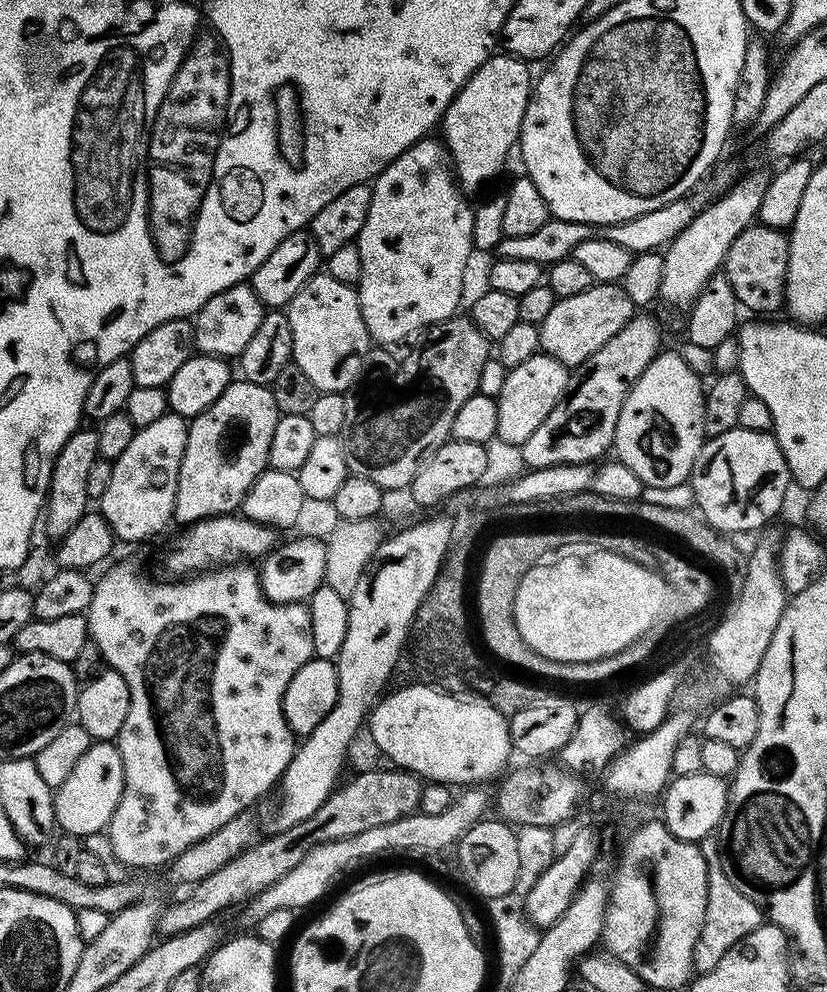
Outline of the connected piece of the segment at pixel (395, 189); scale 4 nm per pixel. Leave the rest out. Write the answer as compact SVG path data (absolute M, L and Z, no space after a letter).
M425 138L410 145L401 156L394 158L381 170L372 184L373 212L366 214L366 226L362 226L360 231L360 309L369 337L380 346L407 341L413 334L427 330L432 324L457 315L459 308L456 307L464 292L464 271L468 268L468 255L474 252L474 218L471 214L456 216L460 212L456 199L462 195L462 189L448 165L450 157L443 143L439 139L432 139Z

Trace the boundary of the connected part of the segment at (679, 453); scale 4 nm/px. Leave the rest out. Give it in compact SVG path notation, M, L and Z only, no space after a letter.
M661 351L646 366L644 376L653 378L652 384L641 382L635 384L622 406L622 414L618 414L618 426L616 427L616 442L614 452L618 459L634 474L638 474L641 485L652 488L676 488L688 480L688 475L693 475L694 469L700 460L700 449L704 447L706 435L703 430L705 385L701 377L686 366L686 362L680 357L679 351Z

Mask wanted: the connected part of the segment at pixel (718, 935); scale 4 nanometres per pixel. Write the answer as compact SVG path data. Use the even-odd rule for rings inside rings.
M715 835L706 836L699 841L699 845L702 850L702 858L706 858L708 867L708 901L702 930L698 934L698 942L694 942L692 966L697 973L703 974L712 972L714 966L722 962L726 950L733 948L742 938L746 938L746 934L750 934L755 928L765 923L766 916L762 909L753 900L746 898L746 894L742 894L741 890L738 890L726 876L722 868L722 854L717 837Z

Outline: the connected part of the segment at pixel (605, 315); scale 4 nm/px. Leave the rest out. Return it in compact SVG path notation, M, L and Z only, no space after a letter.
M593 283L590 290L574 294L574 298L557 299L552 328L544 326L539 329L539 347L555 360L561 360L569 366L575 365L585 356L594 354L598 346L606 346L606 342L610 342L610 338L614 338L614 334L622 330L633 312L632 302L619 283Z

